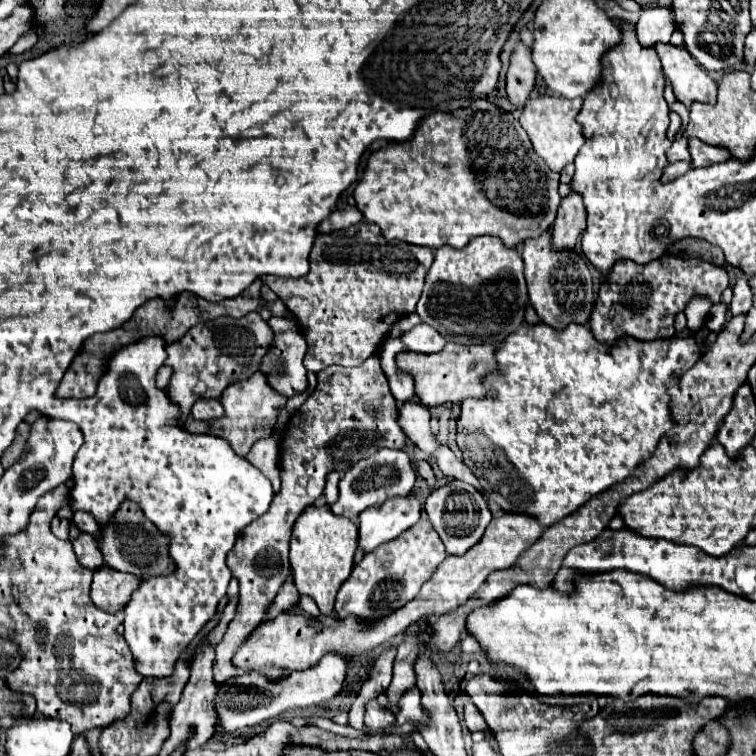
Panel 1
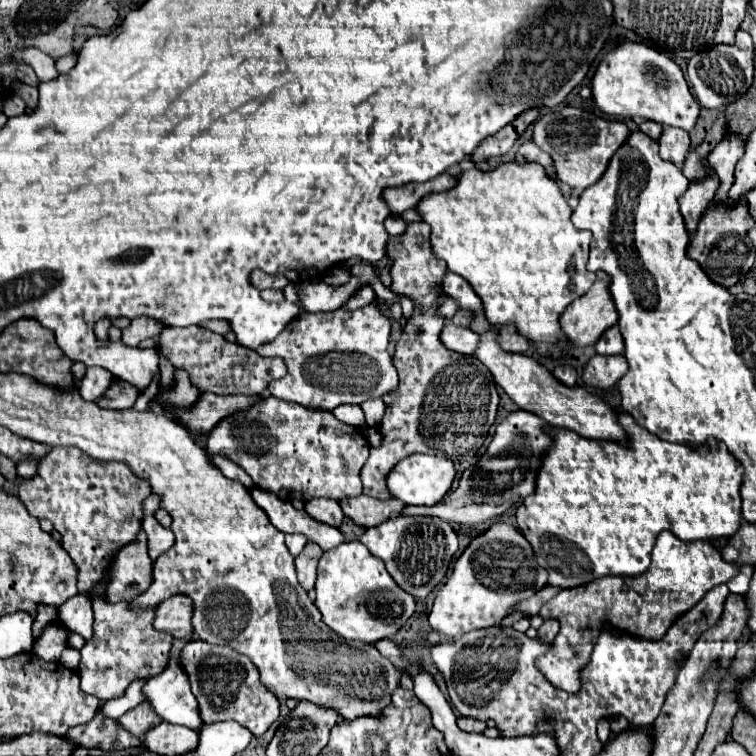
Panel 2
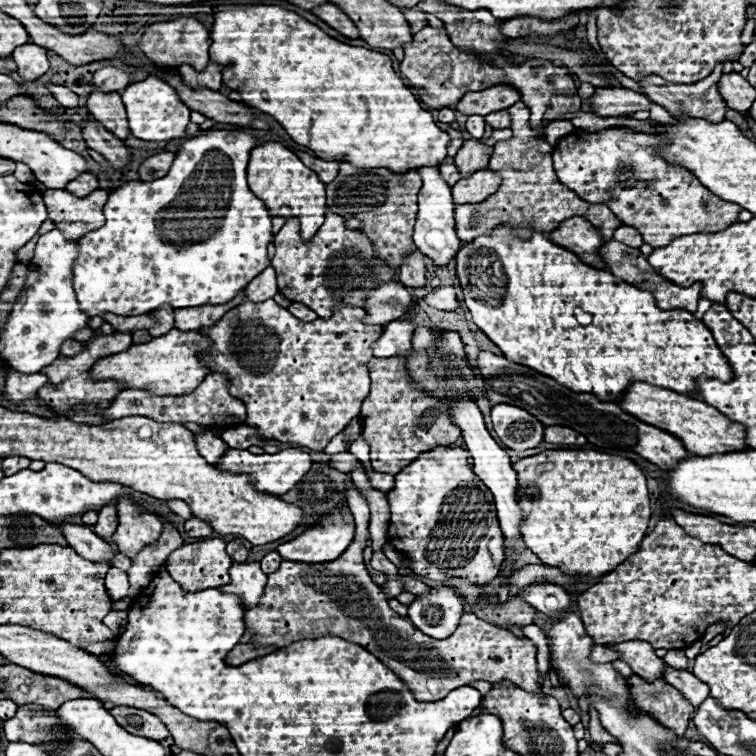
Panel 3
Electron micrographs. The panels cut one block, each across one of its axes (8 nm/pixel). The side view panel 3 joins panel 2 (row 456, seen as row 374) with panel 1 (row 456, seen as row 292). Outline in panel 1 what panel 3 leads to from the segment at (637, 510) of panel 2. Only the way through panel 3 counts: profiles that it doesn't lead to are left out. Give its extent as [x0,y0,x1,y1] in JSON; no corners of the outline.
[458,324,700,528]

